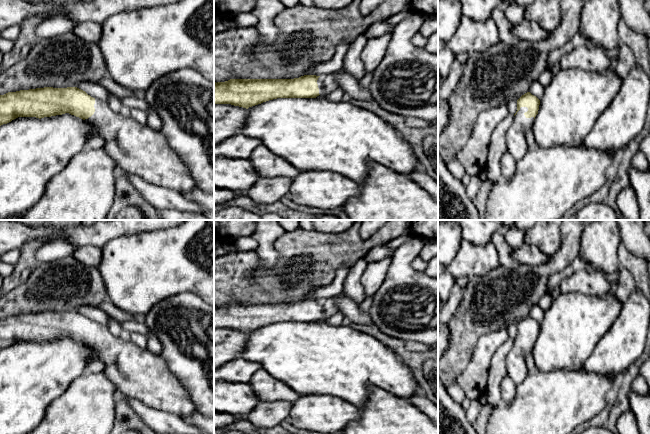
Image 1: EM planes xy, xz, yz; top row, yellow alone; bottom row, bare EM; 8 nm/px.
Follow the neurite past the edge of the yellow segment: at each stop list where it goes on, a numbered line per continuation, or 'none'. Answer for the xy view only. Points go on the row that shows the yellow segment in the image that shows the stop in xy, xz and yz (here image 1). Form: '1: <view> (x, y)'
1: xy (137, 149)

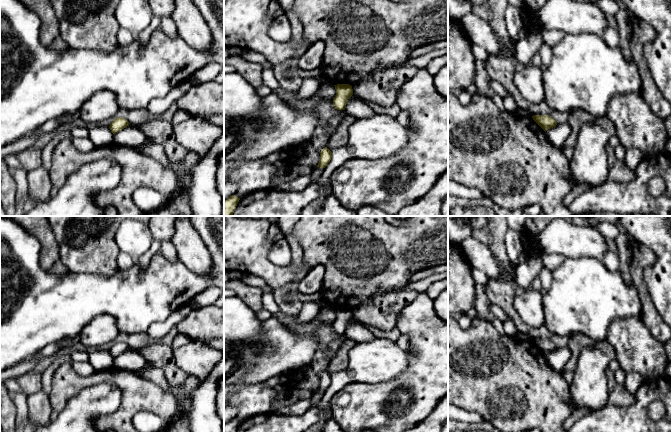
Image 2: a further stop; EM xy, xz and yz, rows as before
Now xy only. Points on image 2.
none

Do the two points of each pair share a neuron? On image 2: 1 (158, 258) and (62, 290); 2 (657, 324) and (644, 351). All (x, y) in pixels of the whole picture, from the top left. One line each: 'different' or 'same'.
1: same
2: different

